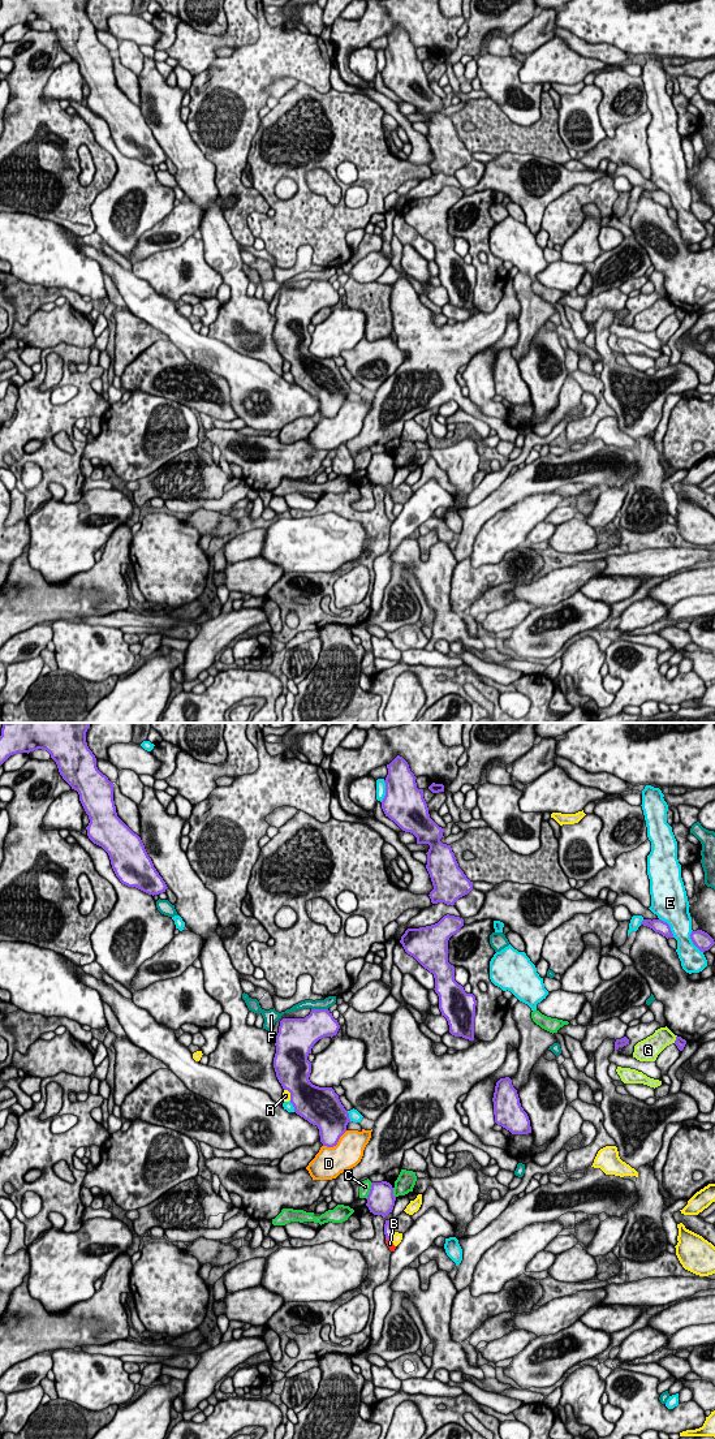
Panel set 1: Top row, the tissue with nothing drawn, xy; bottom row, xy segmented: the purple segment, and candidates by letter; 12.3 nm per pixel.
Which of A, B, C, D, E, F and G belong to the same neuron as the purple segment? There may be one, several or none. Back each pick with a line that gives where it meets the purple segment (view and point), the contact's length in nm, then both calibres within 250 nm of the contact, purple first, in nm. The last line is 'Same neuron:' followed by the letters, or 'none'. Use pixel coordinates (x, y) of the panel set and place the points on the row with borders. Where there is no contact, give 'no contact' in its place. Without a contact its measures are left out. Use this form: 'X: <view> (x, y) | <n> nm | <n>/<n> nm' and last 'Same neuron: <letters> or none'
B: xy (388, 1239) | 90 nm | 120/90 nm
Same neuron: B

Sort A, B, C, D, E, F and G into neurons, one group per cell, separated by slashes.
A / B / C / D / E / F / G

